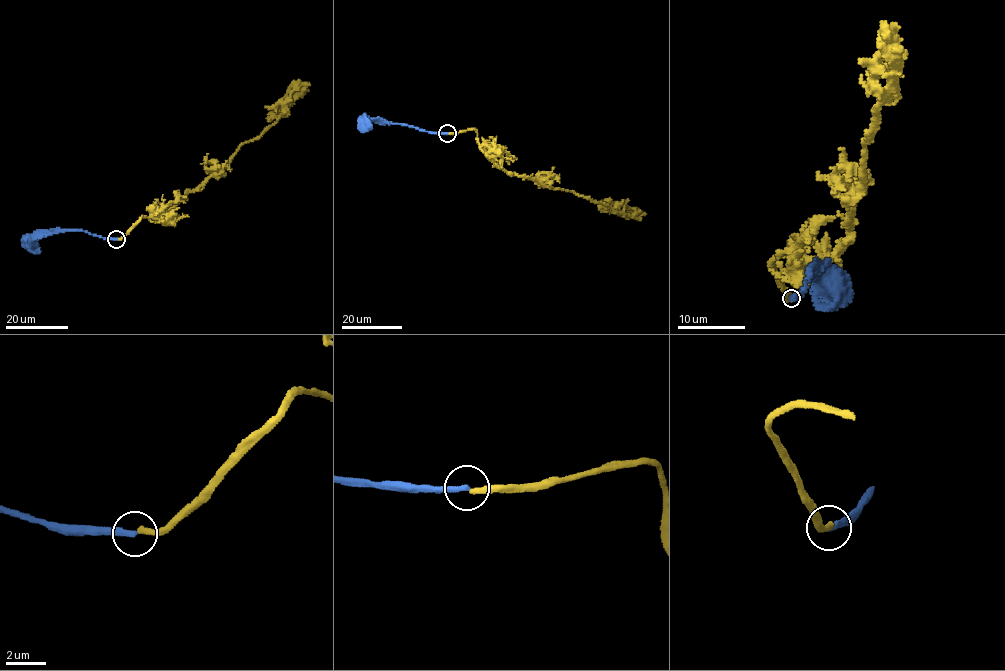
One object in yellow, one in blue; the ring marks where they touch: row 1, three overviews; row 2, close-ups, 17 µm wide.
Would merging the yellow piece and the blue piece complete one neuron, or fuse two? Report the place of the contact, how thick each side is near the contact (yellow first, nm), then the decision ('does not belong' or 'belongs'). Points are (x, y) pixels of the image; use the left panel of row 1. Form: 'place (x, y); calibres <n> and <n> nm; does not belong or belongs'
place (116, 239); calibres 300 and 320 nm; does not belong

